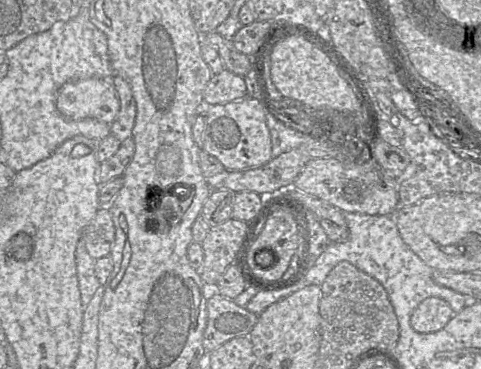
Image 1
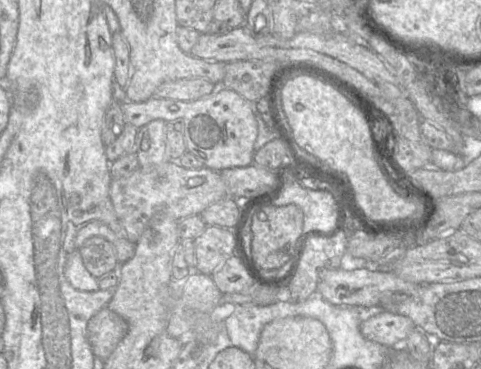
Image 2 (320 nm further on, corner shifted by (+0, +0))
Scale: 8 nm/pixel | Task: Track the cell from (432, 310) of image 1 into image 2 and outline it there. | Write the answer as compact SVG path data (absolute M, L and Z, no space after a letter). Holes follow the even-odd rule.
M389 311L366 317L360 326L364 338L388 348L399 348L415 329L410 318Z

